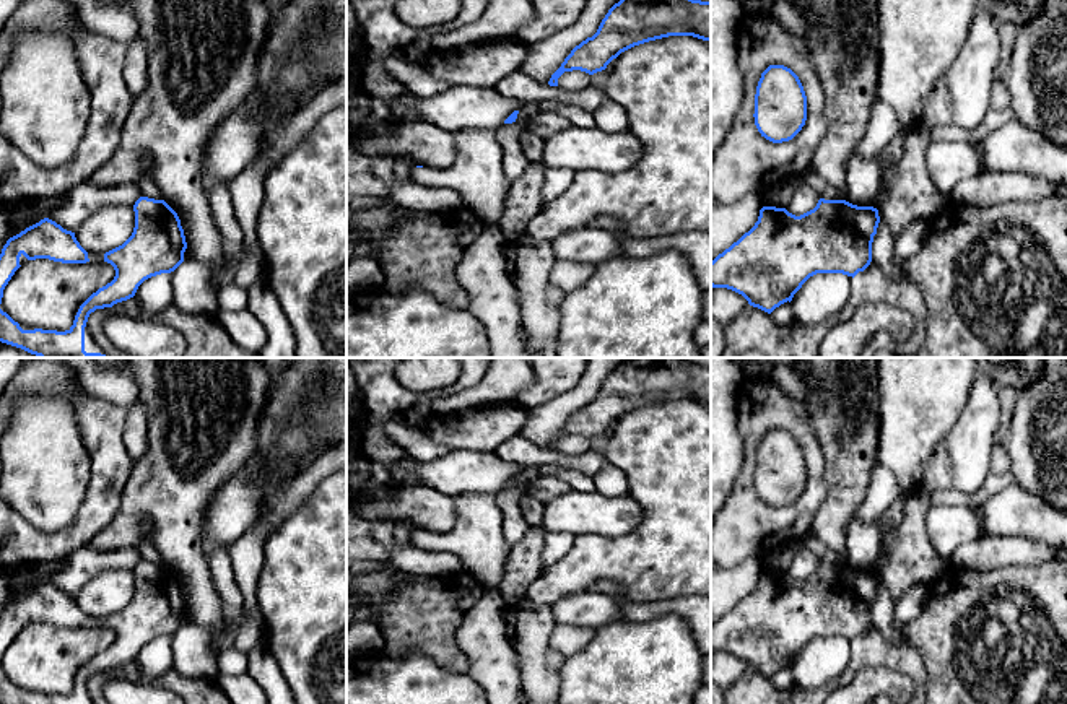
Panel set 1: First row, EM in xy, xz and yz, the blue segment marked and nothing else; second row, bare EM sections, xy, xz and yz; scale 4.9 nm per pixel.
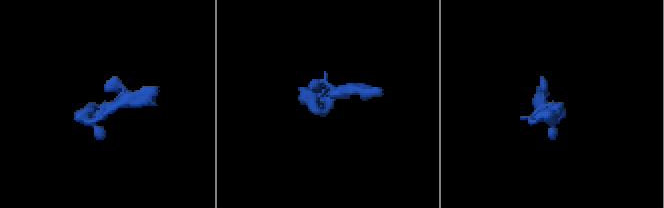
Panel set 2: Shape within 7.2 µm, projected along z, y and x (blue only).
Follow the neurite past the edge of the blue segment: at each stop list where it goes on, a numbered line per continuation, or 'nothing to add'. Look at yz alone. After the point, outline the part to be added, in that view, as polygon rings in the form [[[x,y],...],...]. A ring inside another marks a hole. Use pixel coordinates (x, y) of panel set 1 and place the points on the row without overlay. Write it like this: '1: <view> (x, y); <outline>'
nothing to add

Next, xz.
nothing to add

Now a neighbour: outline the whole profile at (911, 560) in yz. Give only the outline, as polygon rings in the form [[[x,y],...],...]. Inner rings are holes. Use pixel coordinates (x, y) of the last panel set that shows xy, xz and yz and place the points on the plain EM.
[[[924,488],[904,496],[904,515],[895,528],[890,554],[882,571],[883,585],[895,605],[914,584],[932,584],[945,571],[925,530],[930,506],[930,493]]]

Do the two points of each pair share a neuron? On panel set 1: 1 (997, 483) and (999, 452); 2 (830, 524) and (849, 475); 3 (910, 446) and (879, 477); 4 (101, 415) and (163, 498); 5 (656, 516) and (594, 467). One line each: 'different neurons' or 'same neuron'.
1: different neurons
2: same neuron
3: different neurons
4: different neurons
5: different neurons

